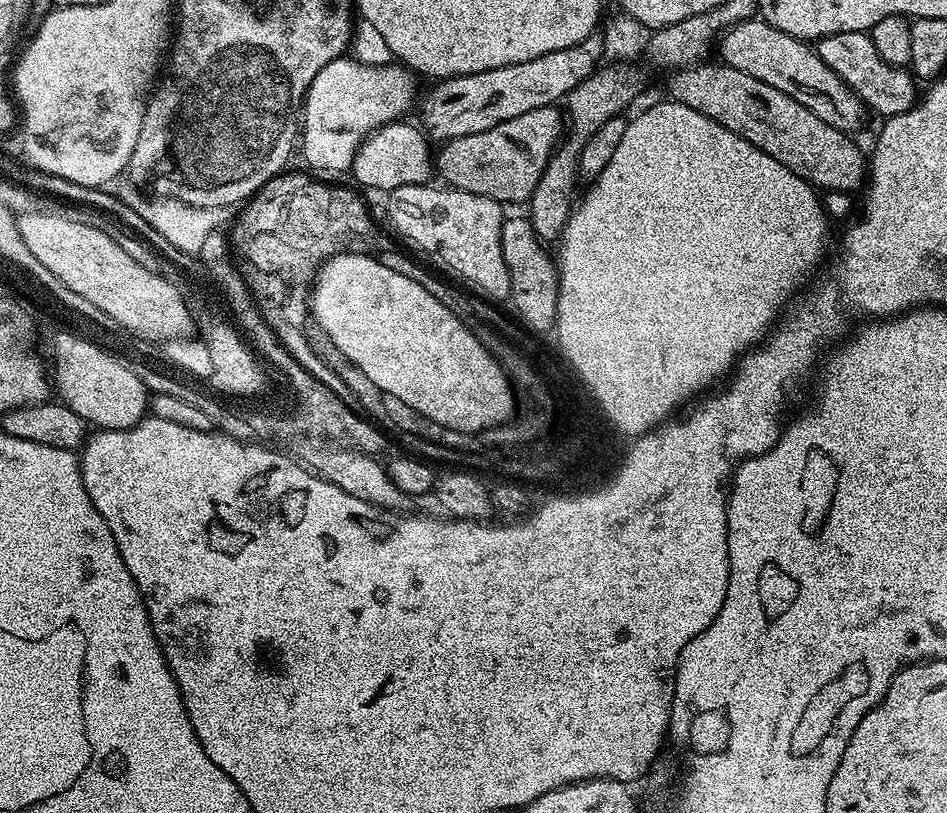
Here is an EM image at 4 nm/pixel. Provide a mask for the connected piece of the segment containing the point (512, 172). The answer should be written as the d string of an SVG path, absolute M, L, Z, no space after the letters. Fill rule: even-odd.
M559 107L529 110L527 114L518 114L518 118L510 118L506 122L498 122L498 126L490 126L490 130L482 130L482 134L466 134L462 138L441 143L440 152L438 148L434 156L434 168L447 187L456 188L460 192L482 194L482 198L497 200L502 206L516 204L519 200L527 202L532 199L534 186L538 186L538 178L542 178L552 151L565 132L566 120Z

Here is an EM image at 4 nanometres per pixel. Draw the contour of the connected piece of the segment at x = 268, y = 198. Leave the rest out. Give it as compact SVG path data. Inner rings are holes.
M285 171L273 180L264 183L256 195L251 197L252 209L248 212L248 220L252 228L244 220L236 224L236 233L232 240L236 243L235 255L240 255L258 275L264 276L255 281L259 293L272 293L272 287L284 292L290 286L304 287L308 279L319 269L325 260L331 256L337 256L343 252L361 252L363 256L375 256L382 266L390 266L390 257L401 252L398 244L395 244L378 225L372 221L373 213L365 197L360 192L351 192L348 188L339 188L336 184L323 184L312 176L303 176L300 172Z

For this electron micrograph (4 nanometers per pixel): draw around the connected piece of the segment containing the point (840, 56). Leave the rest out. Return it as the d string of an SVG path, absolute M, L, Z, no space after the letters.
M839 32L824 36L814 44L816 53L858 94L865 109L874 111L880 118L897 116L910 110L918 102L917 81L907 67L896 67L881 58L875 50L874 42L867 32Z

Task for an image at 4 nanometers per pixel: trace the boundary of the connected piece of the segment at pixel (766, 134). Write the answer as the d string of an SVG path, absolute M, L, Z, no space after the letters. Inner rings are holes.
M723 62L708 63L673 71L667 95L678 104L690 106L690 110L706 114L706 118L714 118L726 130L734 130L734 134L746 138L746 142L758 146L770 158L778 158L782 166L817 190L852 194L865 183L866 156L860 153L849 133L822 122L818 114L806 110L802 102L794 102L790 94L782 94L782 90L774 90L774 86L766 86L766 82L750 78L742 70Z

